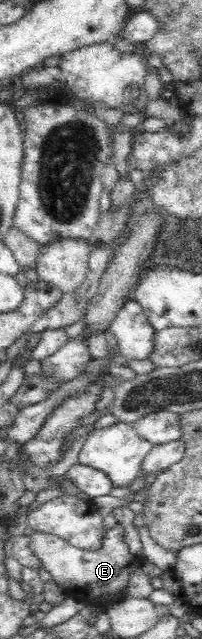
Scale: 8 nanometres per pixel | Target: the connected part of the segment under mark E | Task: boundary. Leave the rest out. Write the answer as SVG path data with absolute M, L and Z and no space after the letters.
M119 523L105 533L101 548L97 550L84 550L69 544L66 540L47 534L45 532L30 535L30 547L39 557L42 566L49 571L52 579L64 589L64 594L75 599L85 600L91 604L105 592L116 594L114 600L119 600L127 595L127 584L131 573L131 560L127 544L122 540L124 529Z

